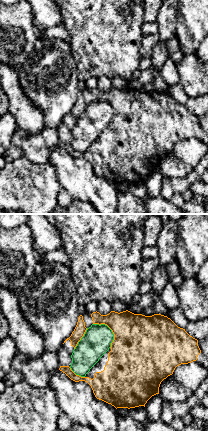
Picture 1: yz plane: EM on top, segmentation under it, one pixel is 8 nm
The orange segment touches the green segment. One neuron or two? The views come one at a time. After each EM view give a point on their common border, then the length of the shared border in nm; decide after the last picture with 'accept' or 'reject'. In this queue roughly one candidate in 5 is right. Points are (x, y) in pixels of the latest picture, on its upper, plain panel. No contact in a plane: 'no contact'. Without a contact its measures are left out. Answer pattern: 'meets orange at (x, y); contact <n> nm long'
meets orange at (111, 105); contact 240 nm long

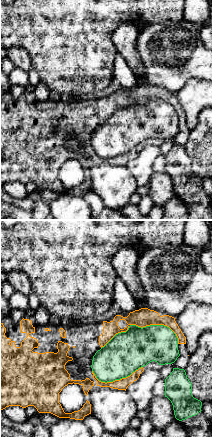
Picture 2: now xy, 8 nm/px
meets orange at (139, 102); contact 650 nm long

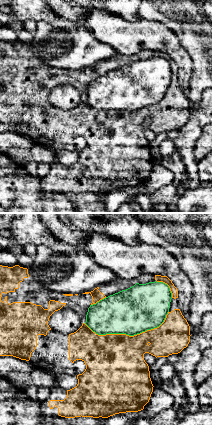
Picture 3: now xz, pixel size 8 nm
meets orange at (128, 111); contact 700 nm long

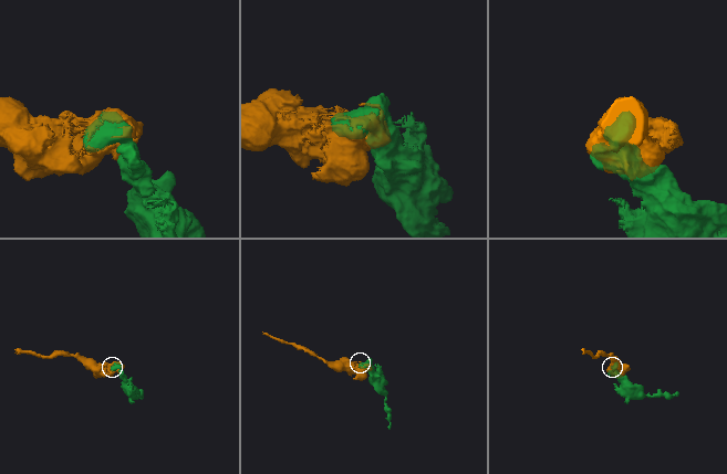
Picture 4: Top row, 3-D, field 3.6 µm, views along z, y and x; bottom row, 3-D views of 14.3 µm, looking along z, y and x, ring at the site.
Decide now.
reject

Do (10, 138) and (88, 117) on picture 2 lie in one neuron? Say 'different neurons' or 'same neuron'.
same neuron

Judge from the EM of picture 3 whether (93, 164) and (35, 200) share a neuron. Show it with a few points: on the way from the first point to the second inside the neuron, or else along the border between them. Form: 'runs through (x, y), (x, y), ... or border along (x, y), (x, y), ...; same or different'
border along (39, 179), (39, 188), (42, 191), (66, 194); different

